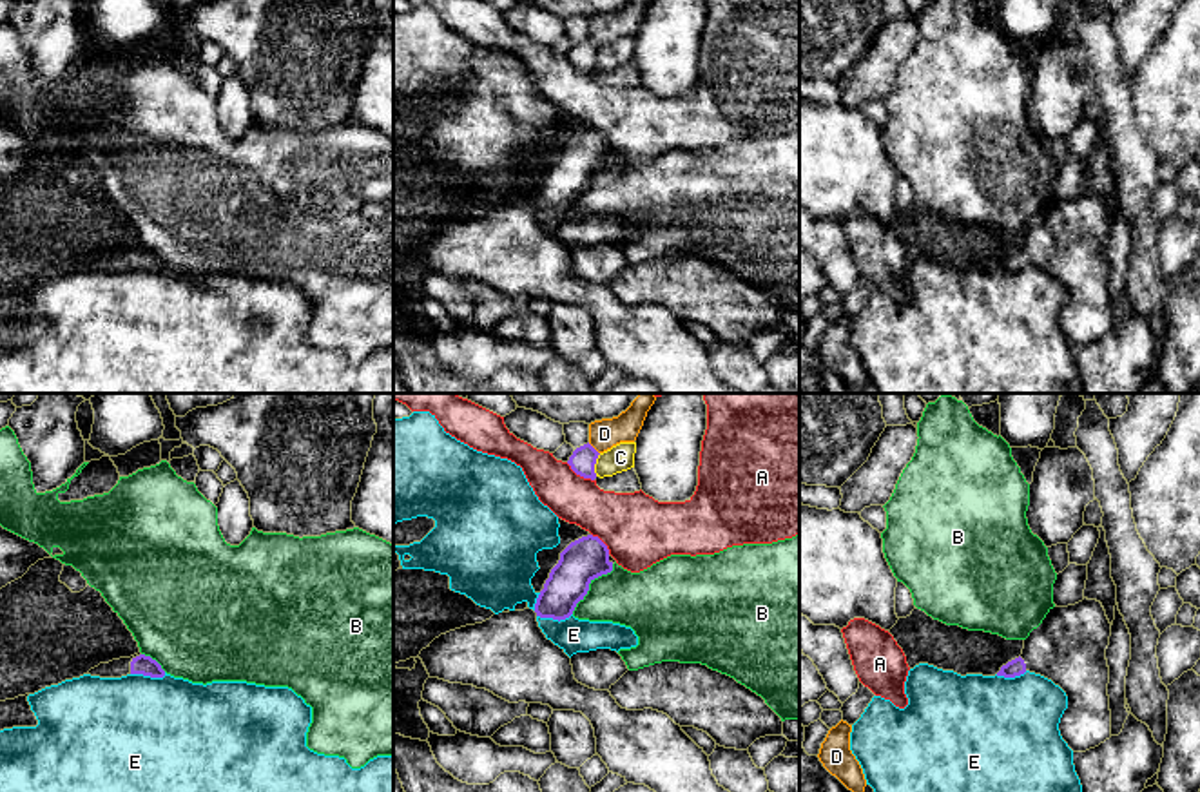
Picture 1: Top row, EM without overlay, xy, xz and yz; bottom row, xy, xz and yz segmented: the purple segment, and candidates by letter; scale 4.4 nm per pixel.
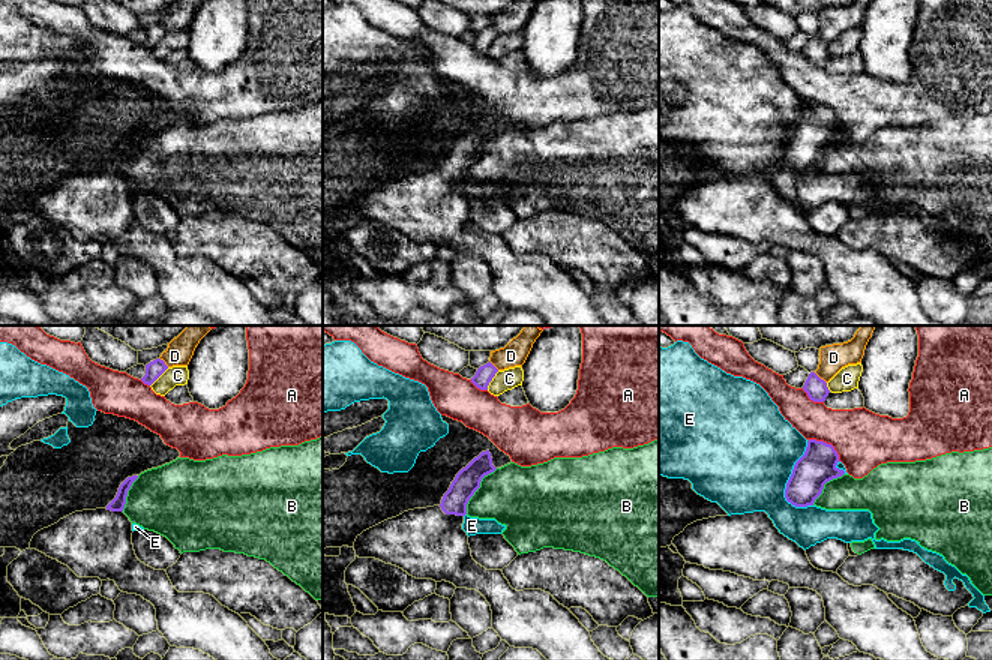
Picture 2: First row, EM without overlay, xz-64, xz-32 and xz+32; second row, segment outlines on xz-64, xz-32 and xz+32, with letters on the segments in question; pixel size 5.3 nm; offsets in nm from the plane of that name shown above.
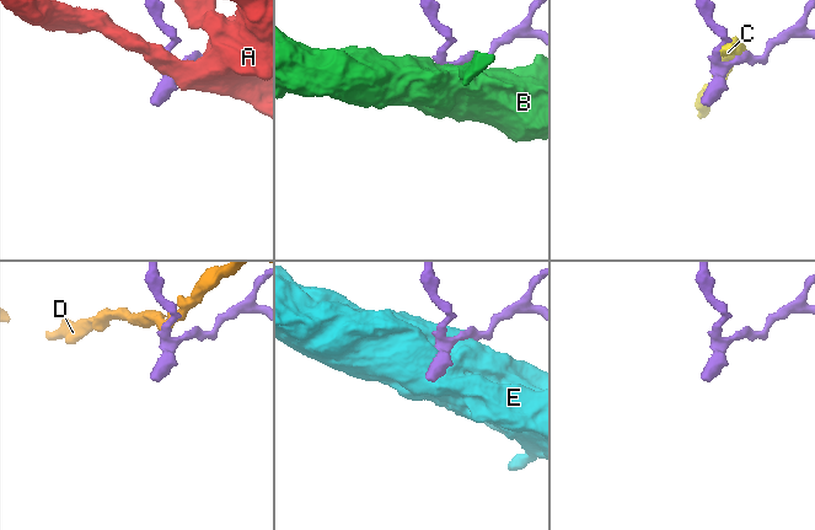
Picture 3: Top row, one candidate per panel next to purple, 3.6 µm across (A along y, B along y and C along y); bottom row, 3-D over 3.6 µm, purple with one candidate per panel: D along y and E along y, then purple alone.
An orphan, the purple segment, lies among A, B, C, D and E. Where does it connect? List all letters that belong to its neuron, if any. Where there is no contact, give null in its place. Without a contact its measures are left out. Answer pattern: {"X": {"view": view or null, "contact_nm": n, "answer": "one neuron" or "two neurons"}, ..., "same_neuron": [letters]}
{"A": {"view": "xz", "contact_nm": 150, "answer": "two neurons"}, "B": {"view": "xz", "contact_nm": 300, "answer": "two neurons"}, "C": {"view": "xz", "contact_nm": 110, "answer": "two neurons"}, "D": {"view": "xz", "contact_nm": 80, "answer": "two neurons"}, "E": {"view": "xy", "contact_nm": 160, "answer": "two neurons"}, "same_neuron": []}

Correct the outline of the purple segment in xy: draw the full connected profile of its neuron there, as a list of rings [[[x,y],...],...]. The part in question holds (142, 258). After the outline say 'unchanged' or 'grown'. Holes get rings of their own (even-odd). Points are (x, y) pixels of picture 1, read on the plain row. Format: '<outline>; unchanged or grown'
[[[138,246],[131,252],[120,252],[120,254],[112,254],[109,257],[100,257],[98,261],[91,263],[87,268],[100,270],[100,272],[121,272],[127,268],[143,268],[143,270],[150,270],[150,272],[163,272],[165,265],[161,263],[161,259],[156,254]]]; grown

